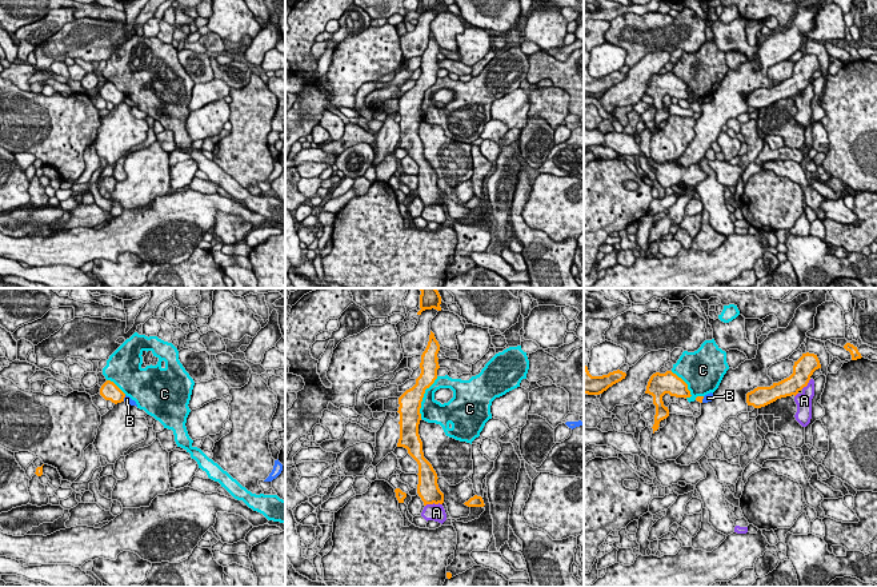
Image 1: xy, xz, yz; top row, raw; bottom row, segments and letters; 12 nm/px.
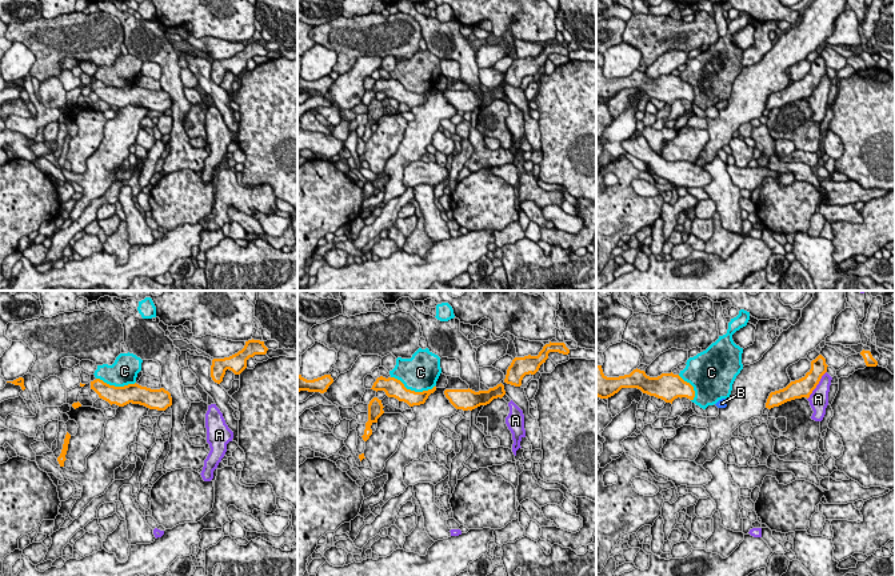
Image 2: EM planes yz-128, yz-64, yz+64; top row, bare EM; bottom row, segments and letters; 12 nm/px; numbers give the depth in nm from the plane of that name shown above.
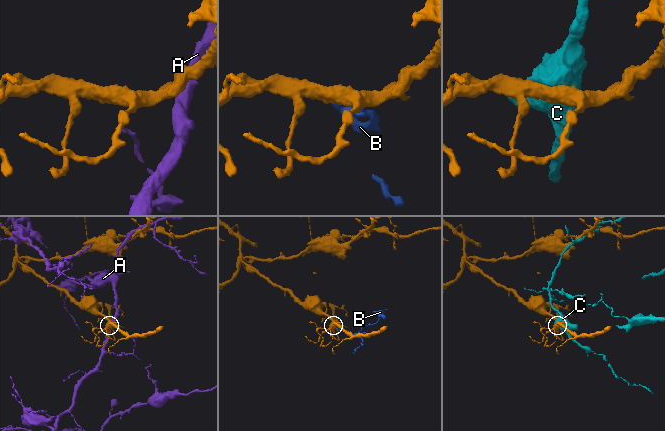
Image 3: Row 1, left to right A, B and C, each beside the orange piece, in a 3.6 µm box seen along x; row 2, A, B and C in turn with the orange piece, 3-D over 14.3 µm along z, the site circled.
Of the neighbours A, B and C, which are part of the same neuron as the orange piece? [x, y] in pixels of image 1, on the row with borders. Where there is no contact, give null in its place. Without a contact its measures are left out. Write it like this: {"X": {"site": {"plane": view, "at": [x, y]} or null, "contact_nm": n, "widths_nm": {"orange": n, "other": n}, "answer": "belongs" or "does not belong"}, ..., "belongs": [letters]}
{"A": {"site": {"plane": "xz", "at": [433, 502]}, "contact_nm": 220, "widths_nm": {"orange": 260, "other": 200}, "answer": "does not belong"}, "B": {"site": {"plane": "xy", "at": [124, 396]}, "contact_nm": 90, "widths_nm": {"orange": 220, "other": 90}, "answer": "does not belong"}, "C": {"site": {"plane": "xz", "at": [423, 396]}, "contact_nm": 550, "widths_nm": {"orange": 260, "other": 280}, "answer": "does not belong"}, "belongs": []}

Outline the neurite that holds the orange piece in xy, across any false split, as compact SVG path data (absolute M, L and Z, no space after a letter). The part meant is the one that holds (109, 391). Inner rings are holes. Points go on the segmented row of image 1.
M111 380L101 386L100 395L115 404L124 402L125 398L125 394Z

